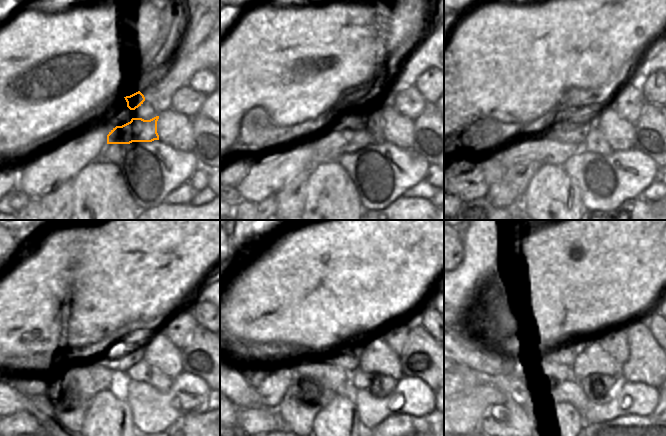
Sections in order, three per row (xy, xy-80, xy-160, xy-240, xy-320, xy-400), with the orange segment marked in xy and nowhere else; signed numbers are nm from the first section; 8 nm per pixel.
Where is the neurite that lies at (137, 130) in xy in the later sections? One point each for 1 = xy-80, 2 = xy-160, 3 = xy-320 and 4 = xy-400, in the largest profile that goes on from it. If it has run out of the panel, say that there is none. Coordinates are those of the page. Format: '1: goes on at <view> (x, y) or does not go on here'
1: goes on at xy-80 (334, 144)
2: goes on at xy-160 (544, 149)
3: goes on at xy-320 (277, 381)
4: goes on at xy-400 (464, 410)

